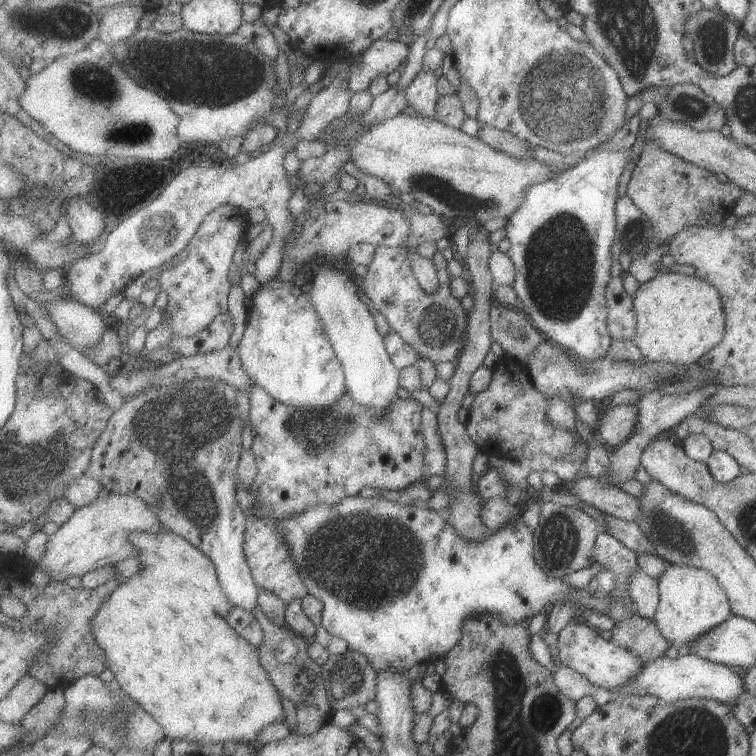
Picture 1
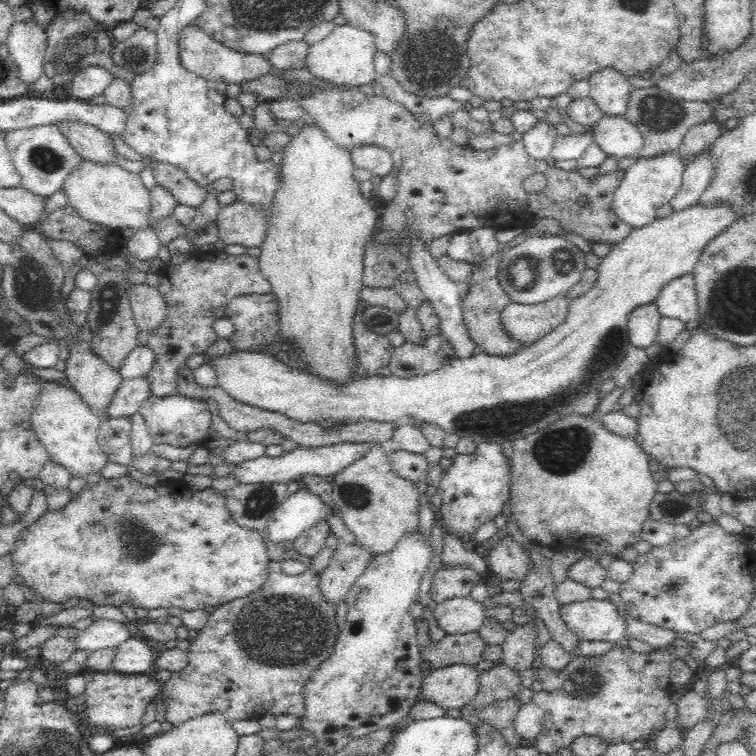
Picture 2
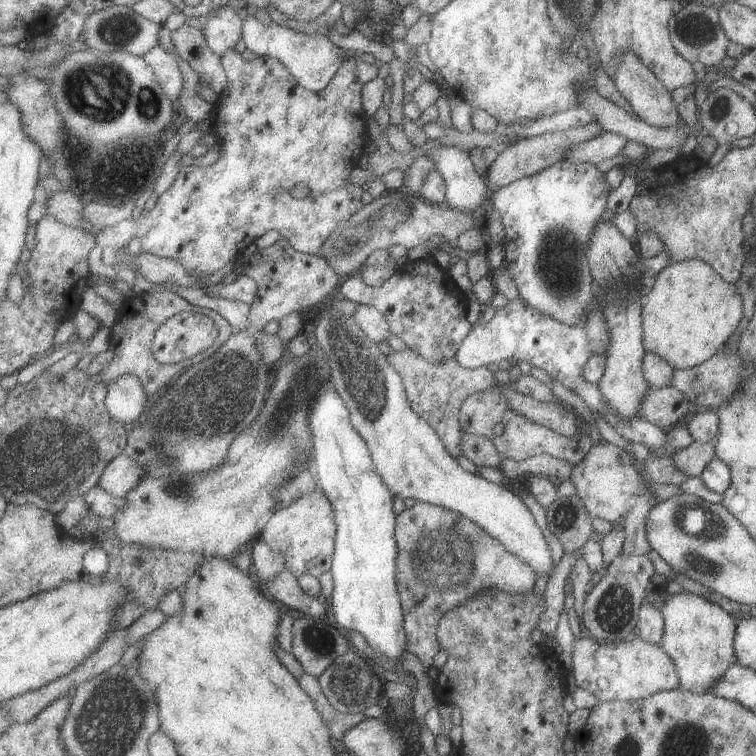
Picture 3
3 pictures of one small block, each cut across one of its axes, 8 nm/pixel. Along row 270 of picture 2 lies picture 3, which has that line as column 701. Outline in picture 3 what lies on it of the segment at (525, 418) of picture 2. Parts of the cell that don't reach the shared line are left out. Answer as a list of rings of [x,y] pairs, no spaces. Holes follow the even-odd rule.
[[[687,591],[665,592],[659,610],[664,618],[664,627],[658,645],[674,662],[680,688],[694,693],[708,692],[725,669],[736,662],[732,645],[734,618],[718,604]]]

